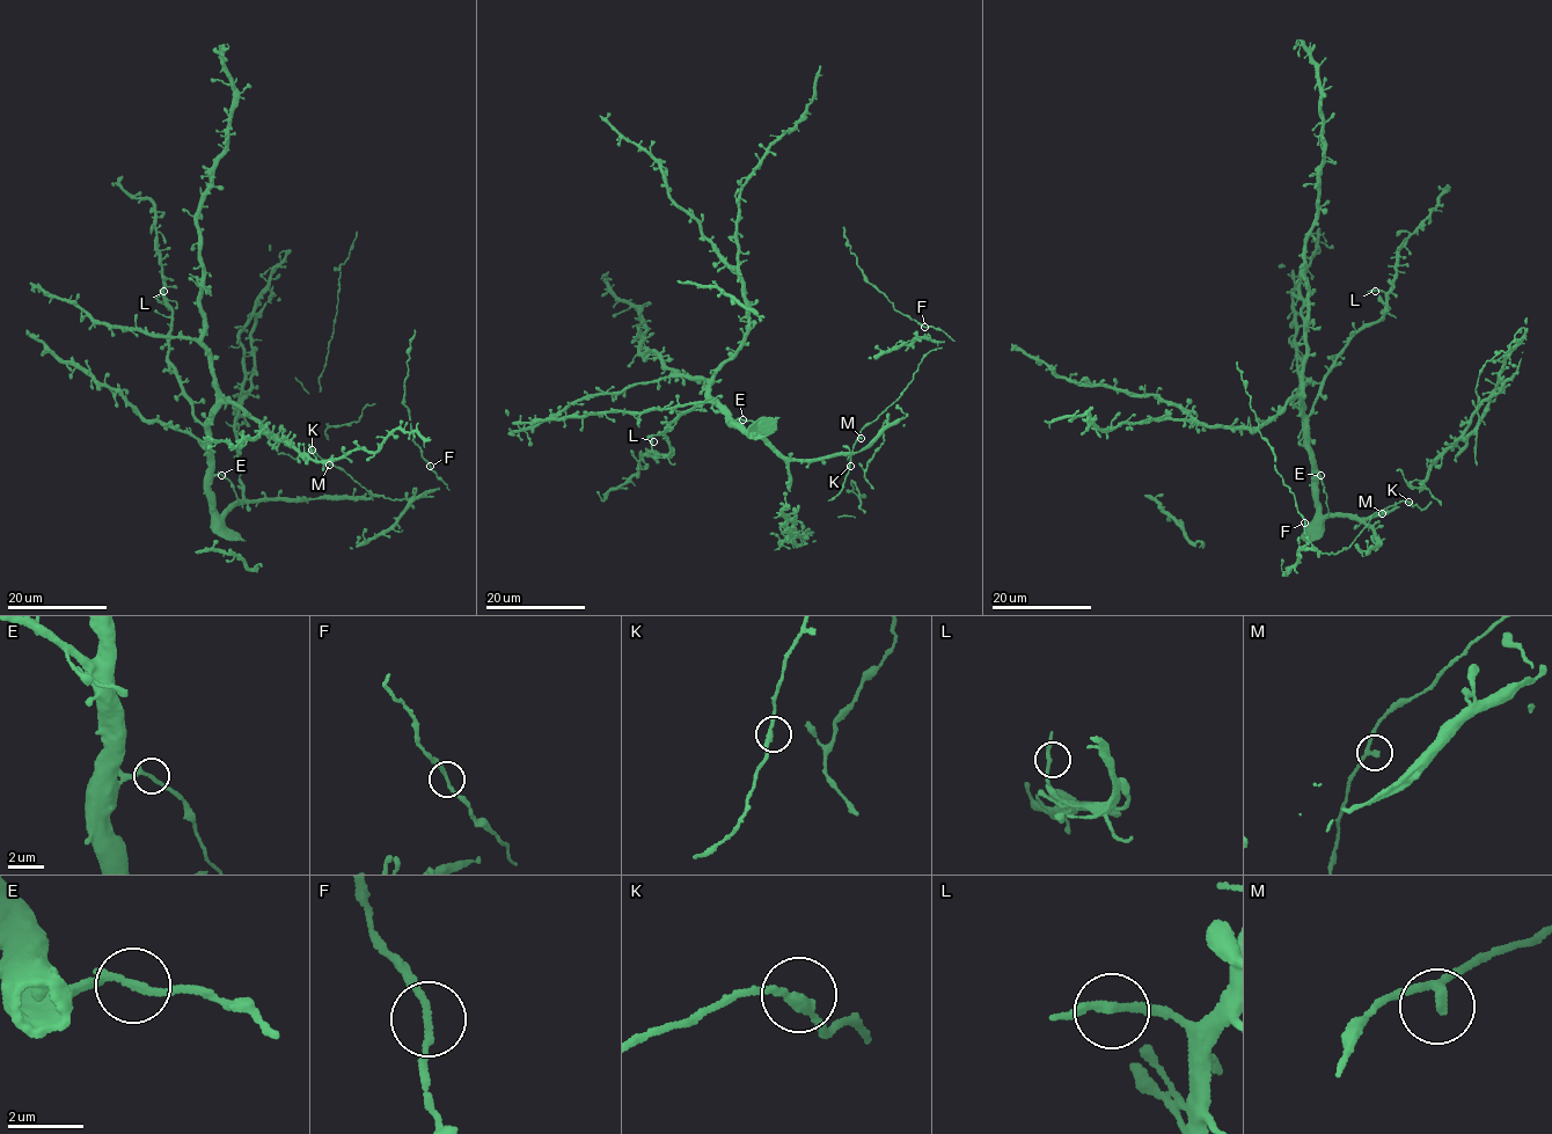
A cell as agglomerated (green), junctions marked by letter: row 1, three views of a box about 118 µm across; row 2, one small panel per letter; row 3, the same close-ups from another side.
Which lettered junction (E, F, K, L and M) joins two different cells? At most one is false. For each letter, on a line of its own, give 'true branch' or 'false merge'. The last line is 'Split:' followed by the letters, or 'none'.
E: false merge
F: true branch
K: true branch
L: true branch
M: true branch
Split: E

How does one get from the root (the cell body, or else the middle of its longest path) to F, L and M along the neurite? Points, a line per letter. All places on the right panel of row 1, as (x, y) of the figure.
F: (1331, 513), (1362, 522), (1382, 544), (1363, 556), (1353, 543), (1318, 556), (1305, 535), (1304, 522)
L: (1331, 513), (1322, 514), (1312, 477), (1308, 418), (1324, 378), (1345, 344), (1384, 313), (1384, 293), (1375, 291)
M: (1331, 513), (1356, 518), (1376, 533), (1382, 544), (1363, 556), (1353, 543), (1375, 512), (1382, 513)

